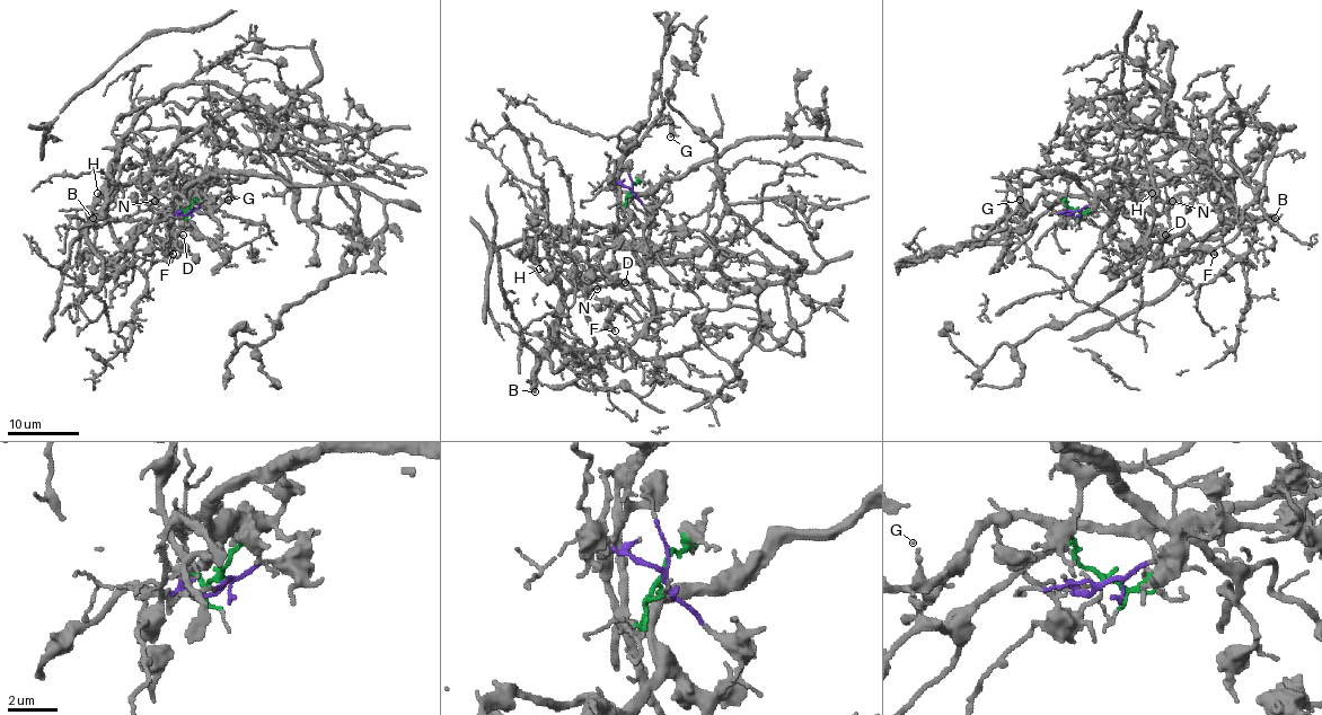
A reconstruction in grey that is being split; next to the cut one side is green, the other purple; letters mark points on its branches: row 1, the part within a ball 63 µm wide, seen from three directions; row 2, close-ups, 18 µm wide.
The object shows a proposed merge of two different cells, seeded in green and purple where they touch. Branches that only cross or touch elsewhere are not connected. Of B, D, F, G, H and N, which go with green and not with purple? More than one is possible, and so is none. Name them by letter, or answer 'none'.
B, G, H

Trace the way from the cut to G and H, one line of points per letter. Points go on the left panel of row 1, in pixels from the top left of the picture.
G: (188, 211), (184, 213), (176, 193), (196, 211), (209, 213), (216, 209), (230, 190), (232, 196), (228, 200)
H: (188, 211), (175, 166), (146, 162), (134, 132), (107, 177), (122, 196), (97, 193)

